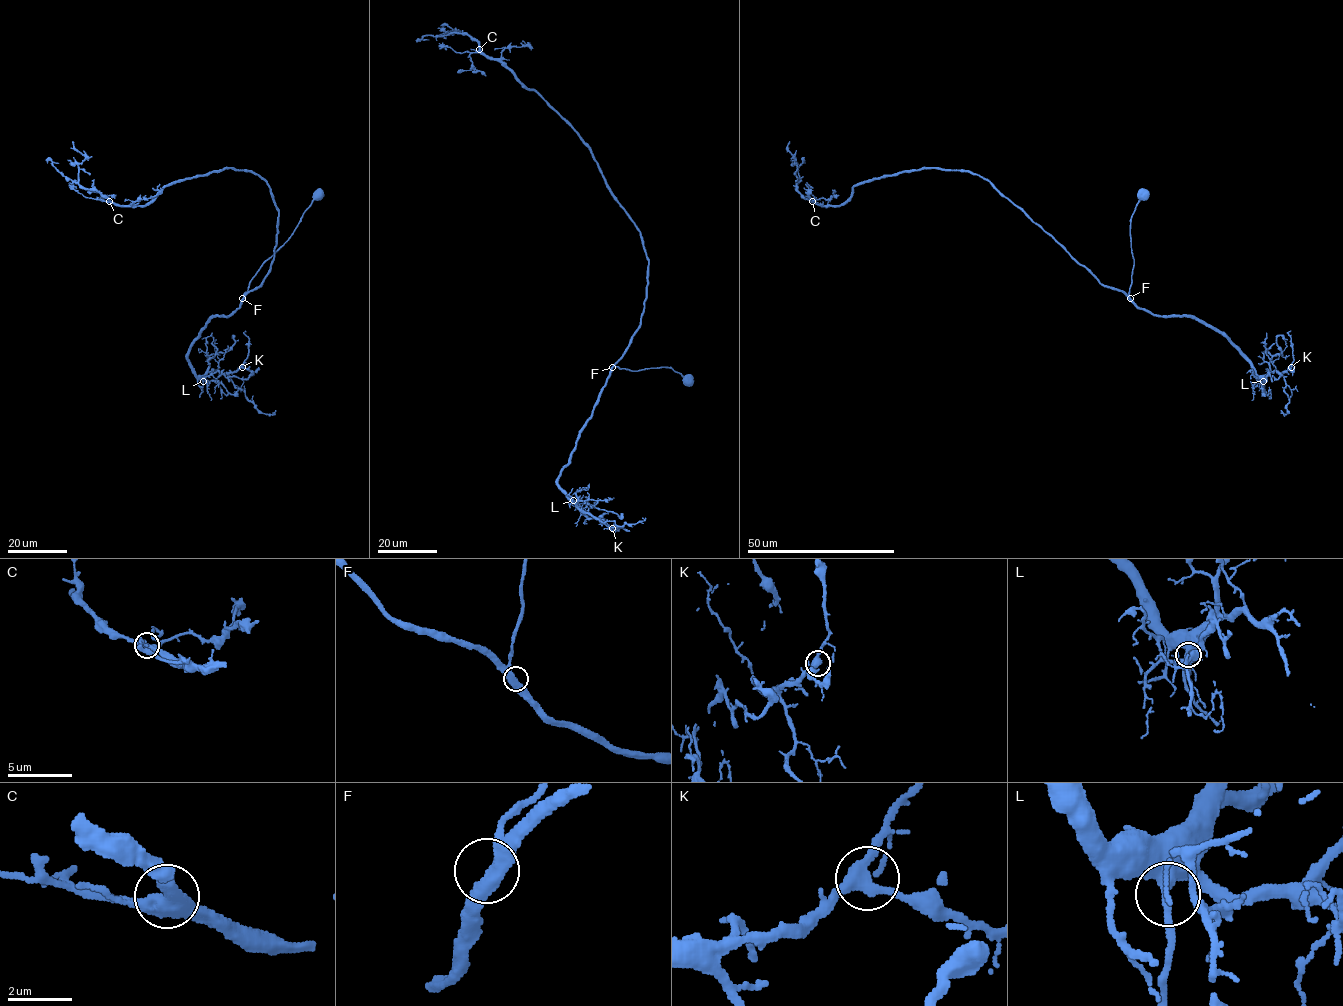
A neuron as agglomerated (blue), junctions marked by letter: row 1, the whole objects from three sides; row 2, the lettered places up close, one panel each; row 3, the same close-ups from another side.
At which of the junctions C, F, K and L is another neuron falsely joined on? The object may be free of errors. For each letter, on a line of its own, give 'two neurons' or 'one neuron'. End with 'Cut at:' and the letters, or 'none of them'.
C: one neuron
F: one neuron
K: one neuron
L: one neuron
Cut at: none of them

